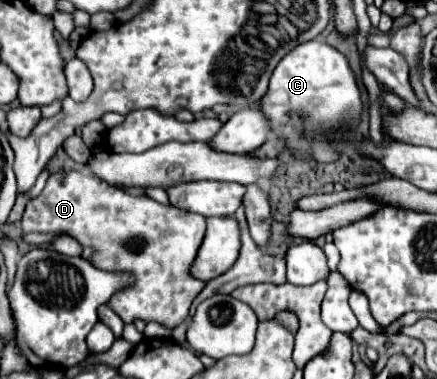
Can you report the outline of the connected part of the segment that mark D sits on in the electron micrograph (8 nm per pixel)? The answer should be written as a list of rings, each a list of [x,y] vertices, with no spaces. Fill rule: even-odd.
[[[88,170],[68,172],[68,174],[50,174],[42,194],[28,202],[26,212],[22,216],[22,230],[70,234],[82,246],[90,246],[96,250],[94,256],[90,258],[94,266],[110,272],[134,274],[134,286],[128,286],[126,290],[118,290],[118,294],[114,294],[114,298],[110,298],[108,302],[124,322],[134,322],[136,318],[142,318],[146,322],[156,320],[168,328],[176,328],[186,320],[192,300],[204,288],[204,282],[190,278],[188,268],[202,244],[202,238],[206,232],[206,218],[174,206],[164,206],[148,196],[126,194],[124,190],[108,186]]]

